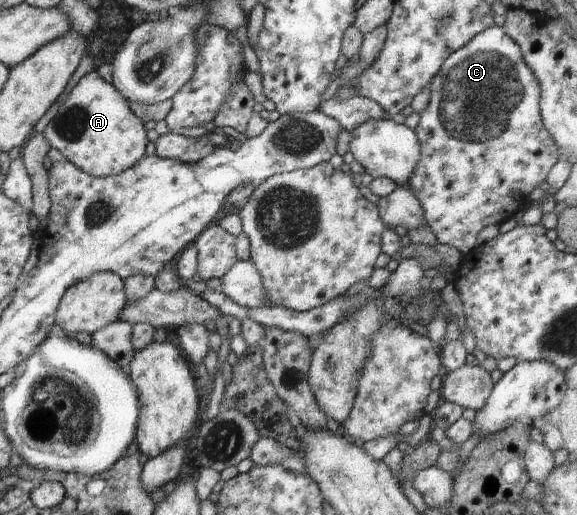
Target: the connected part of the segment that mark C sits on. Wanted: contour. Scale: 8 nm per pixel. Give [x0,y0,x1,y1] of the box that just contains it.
[408,25,561,254]

